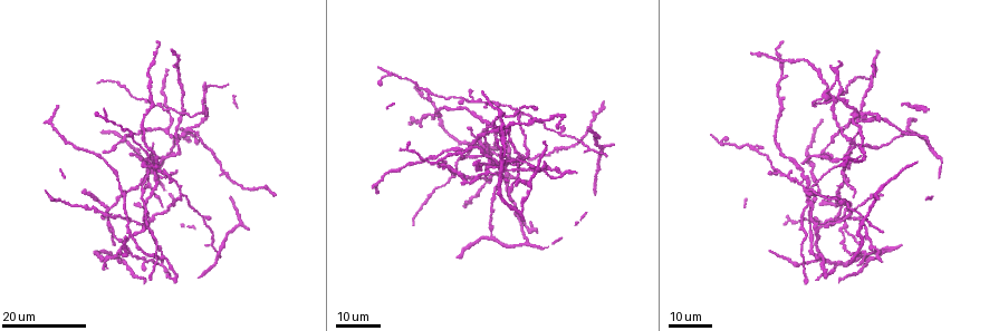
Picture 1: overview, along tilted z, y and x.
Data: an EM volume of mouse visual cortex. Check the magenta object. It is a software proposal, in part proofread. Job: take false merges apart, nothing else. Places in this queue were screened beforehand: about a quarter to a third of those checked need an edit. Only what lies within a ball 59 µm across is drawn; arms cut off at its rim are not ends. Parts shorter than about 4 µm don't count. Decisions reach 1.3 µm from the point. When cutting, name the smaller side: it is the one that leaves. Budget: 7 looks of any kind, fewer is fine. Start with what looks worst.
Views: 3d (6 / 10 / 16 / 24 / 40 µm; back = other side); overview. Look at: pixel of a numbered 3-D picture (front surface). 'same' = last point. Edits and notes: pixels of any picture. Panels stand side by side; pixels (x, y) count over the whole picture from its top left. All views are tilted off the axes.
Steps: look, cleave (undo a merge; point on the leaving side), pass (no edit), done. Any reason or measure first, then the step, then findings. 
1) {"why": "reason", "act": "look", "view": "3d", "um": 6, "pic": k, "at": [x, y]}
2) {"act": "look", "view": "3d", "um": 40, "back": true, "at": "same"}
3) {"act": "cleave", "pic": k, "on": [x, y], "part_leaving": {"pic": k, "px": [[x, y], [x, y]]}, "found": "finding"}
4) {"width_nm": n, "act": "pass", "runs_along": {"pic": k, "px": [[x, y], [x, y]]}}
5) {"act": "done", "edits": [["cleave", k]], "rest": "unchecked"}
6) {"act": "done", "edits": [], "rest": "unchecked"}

{"why": "two arms in line, one across", "act": "look", "view": "3d", "um": 24, "pic": 1, "at": [205, 95]}

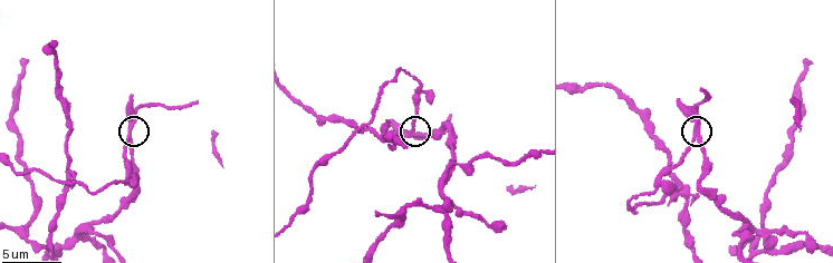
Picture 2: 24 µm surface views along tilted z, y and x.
{"act": "look", "view": "3d", "um": 10, "pic": 2, "at": [413, 132]}

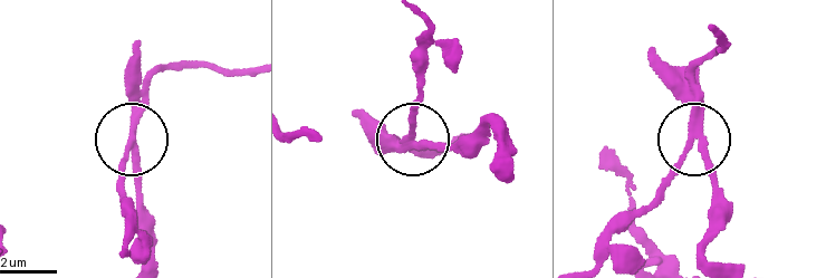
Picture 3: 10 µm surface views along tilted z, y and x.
{"act": "pass", "found": "one neuron here"}

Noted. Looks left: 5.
{"why": "a fork", "act": "look", "view": "3d", "um": 6, "pic": 2, "at": [768, 229]}

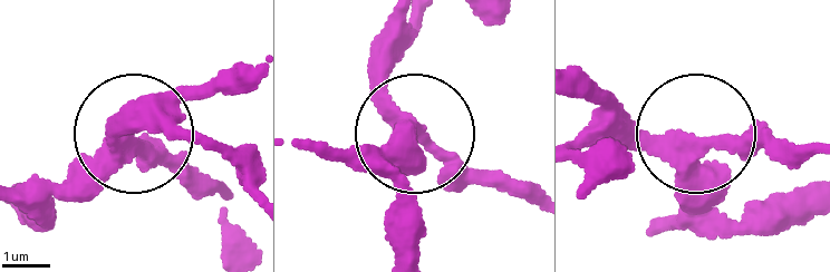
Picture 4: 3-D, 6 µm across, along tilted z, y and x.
{"width_nm": 270, "act": "pass", "runs_along": {"pic": 4, "px": [[818, 191], [725, 209], [704, 149], [713, 134], [793, 145]]}, "found": "one neuron here"}

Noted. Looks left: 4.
{"why": "branch point", "act": "look", "view": "3d", "um": 24, "pic": 1, "at": [477, 175]}

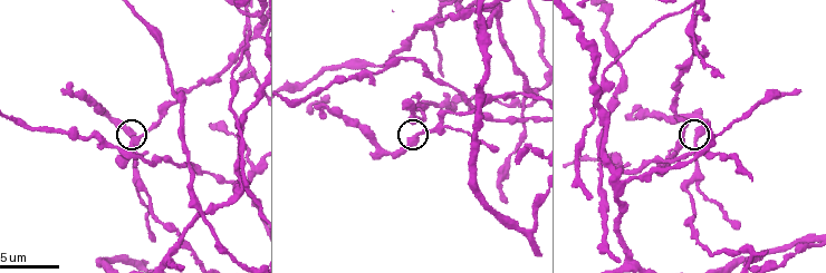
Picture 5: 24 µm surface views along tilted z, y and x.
{"why": "zoom in", "act": "look", "view": "3d", "um": 6, "pic": 5, "at": [697, 140]}

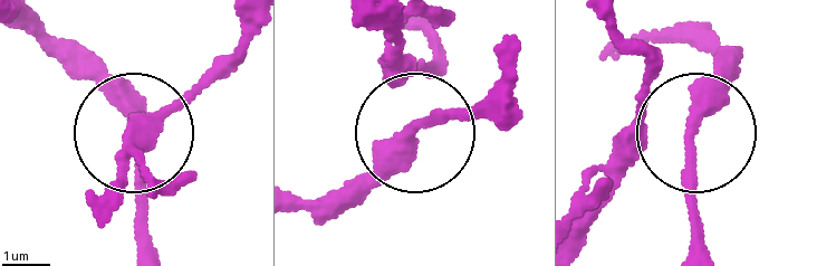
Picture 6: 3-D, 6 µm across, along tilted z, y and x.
{"arms": 3, "act": "pass", "runs_along": {"pic": 6, "px": [[425, 32], [393, 161], [327, 221]]}, "found": "one neuron here"}

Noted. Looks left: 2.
{"why": "a fork", "act": "look", "view": "3d", "um": 16, "pic": 5, "at": [202, 214]}

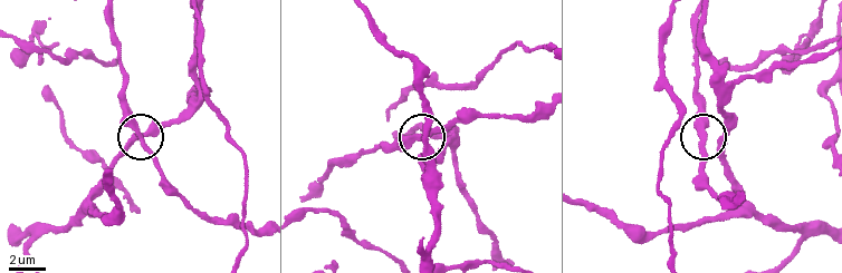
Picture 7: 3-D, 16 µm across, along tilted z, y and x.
{"act": "look", "view": "3d", "um": 6, "pic": 7, "at": [702, 140]}

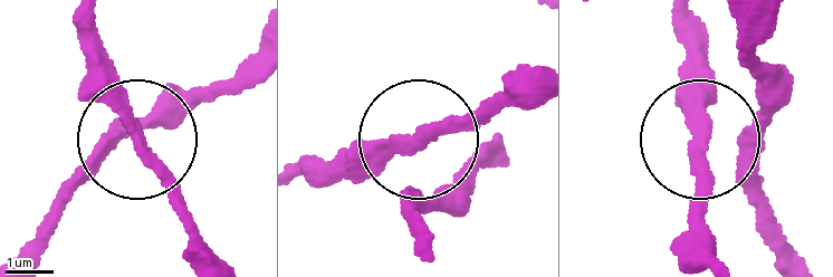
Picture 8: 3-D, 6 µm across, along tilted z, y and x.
{"width_nm": 220, "act": "pass", "found": "continuous, no second neuron"}

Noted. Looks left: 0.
{"act": "done", "edits": [], "rest": "unchecked"}

